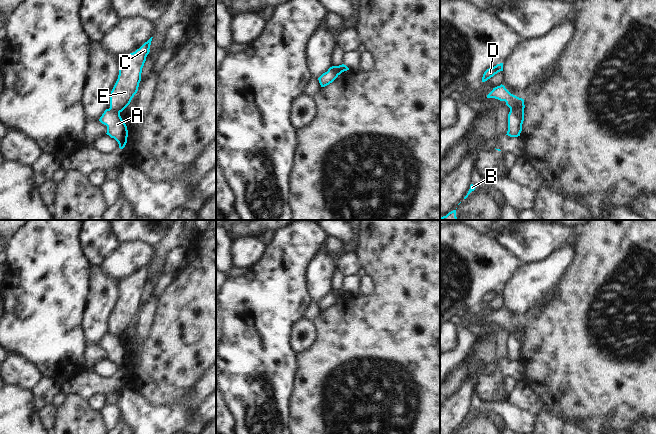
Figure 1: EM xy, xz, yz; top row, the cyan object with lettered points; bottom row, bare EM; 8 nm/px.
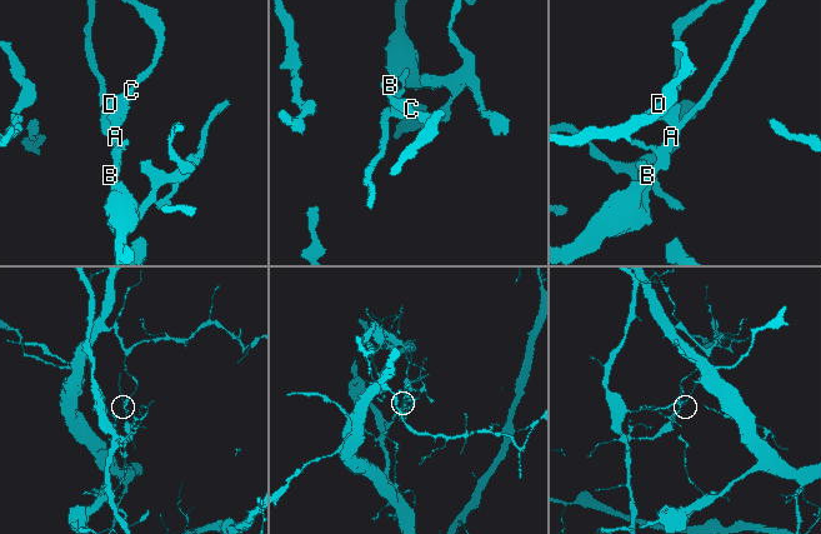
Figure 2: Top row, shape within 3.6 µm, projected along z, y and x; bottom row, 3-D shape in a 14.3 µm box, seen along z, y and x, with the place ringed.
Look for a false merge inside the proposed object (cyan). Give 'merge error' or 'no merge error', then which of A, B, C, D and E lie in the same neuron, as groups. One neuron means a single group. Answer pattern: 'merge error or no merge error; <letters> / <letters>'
merge error; A B / C D E

